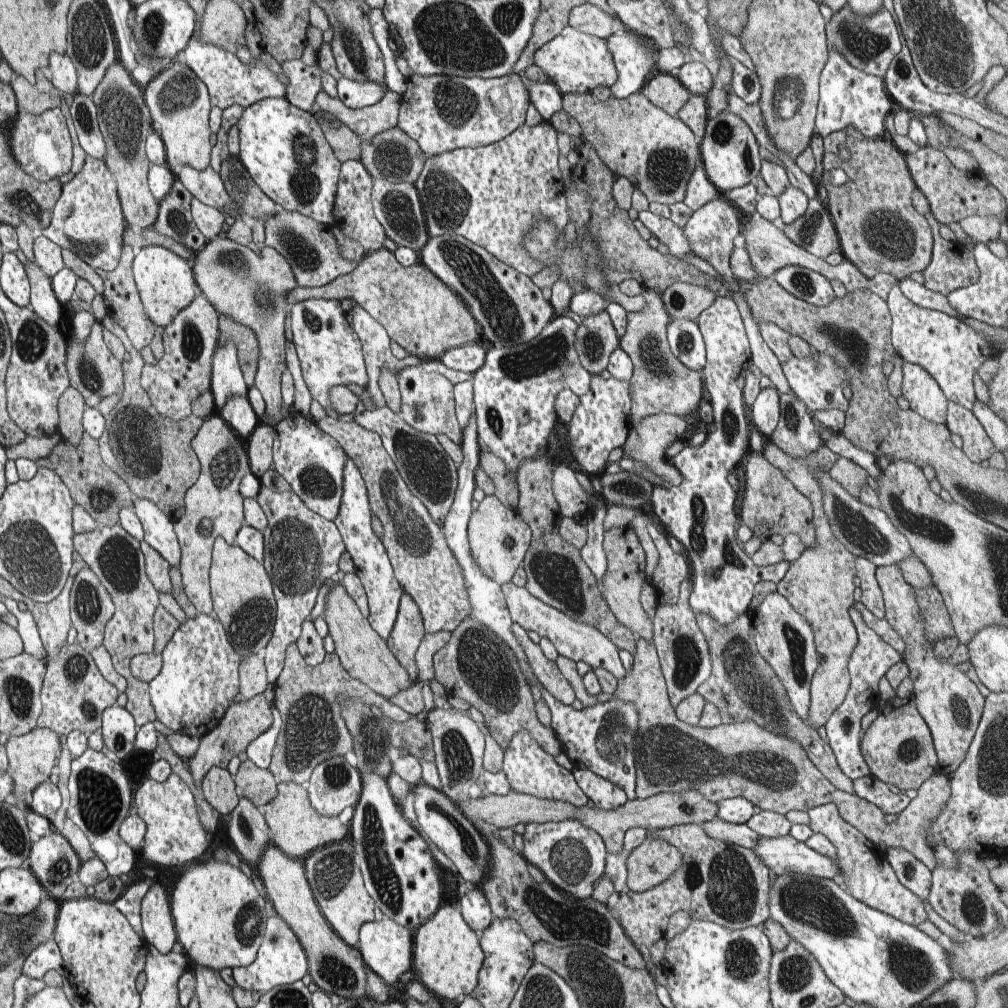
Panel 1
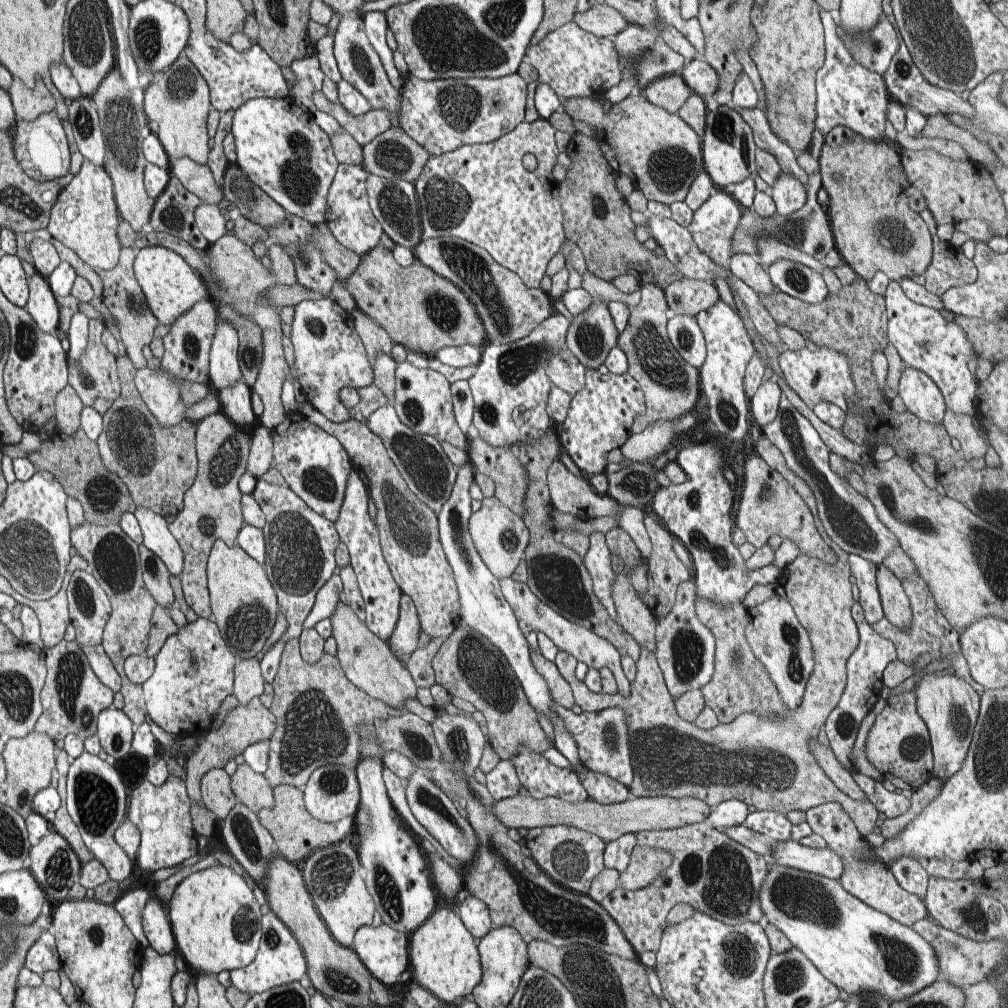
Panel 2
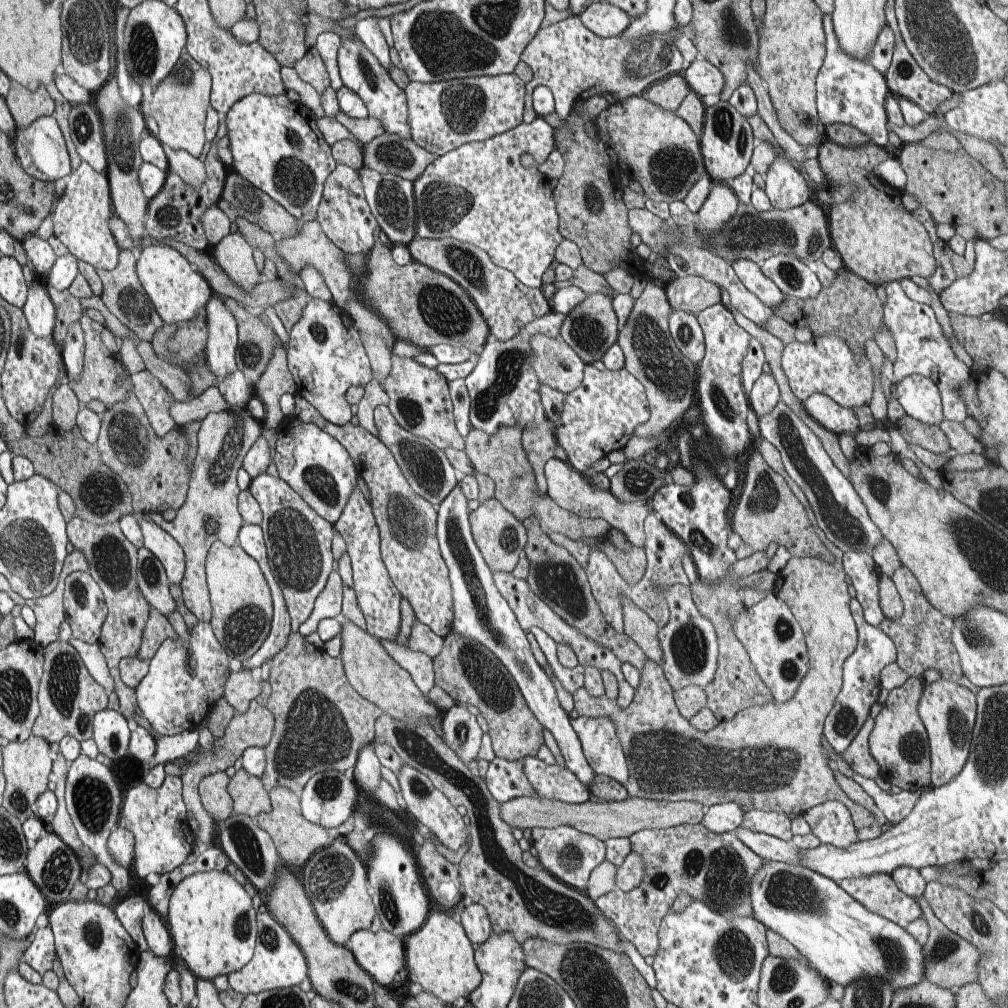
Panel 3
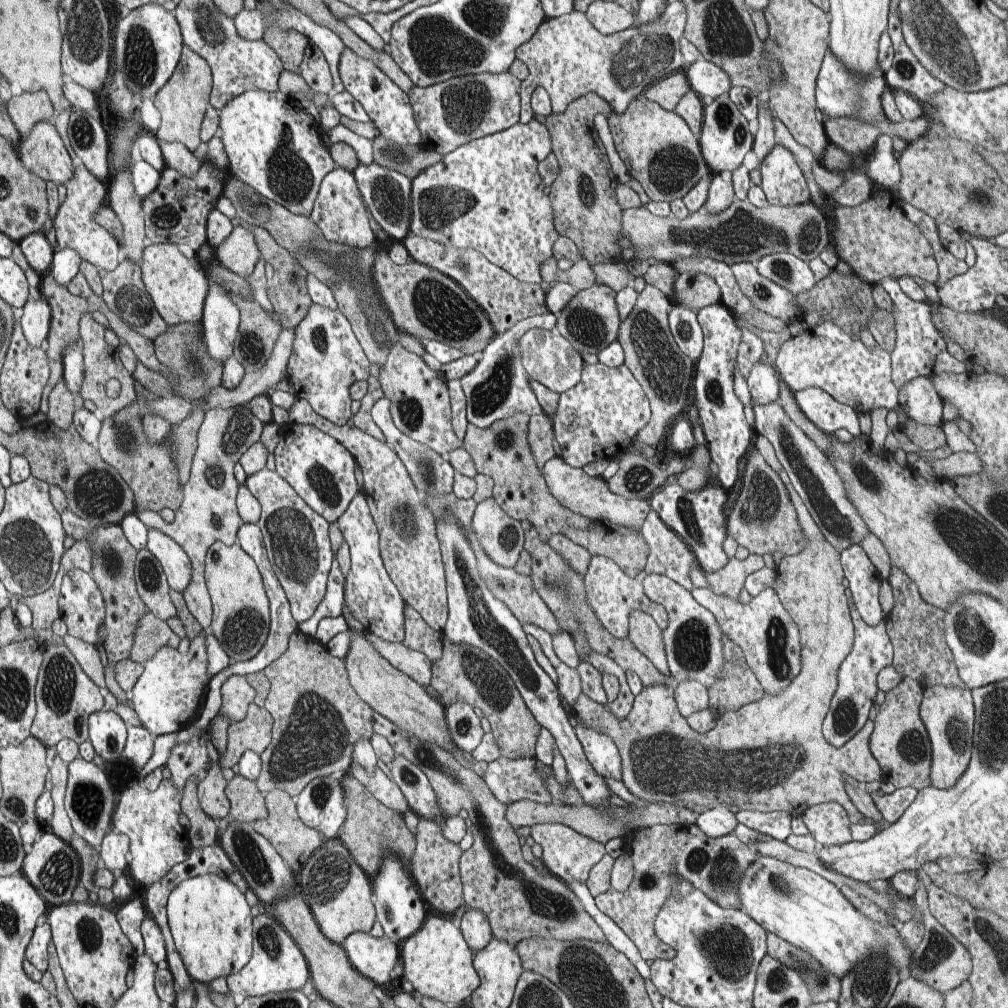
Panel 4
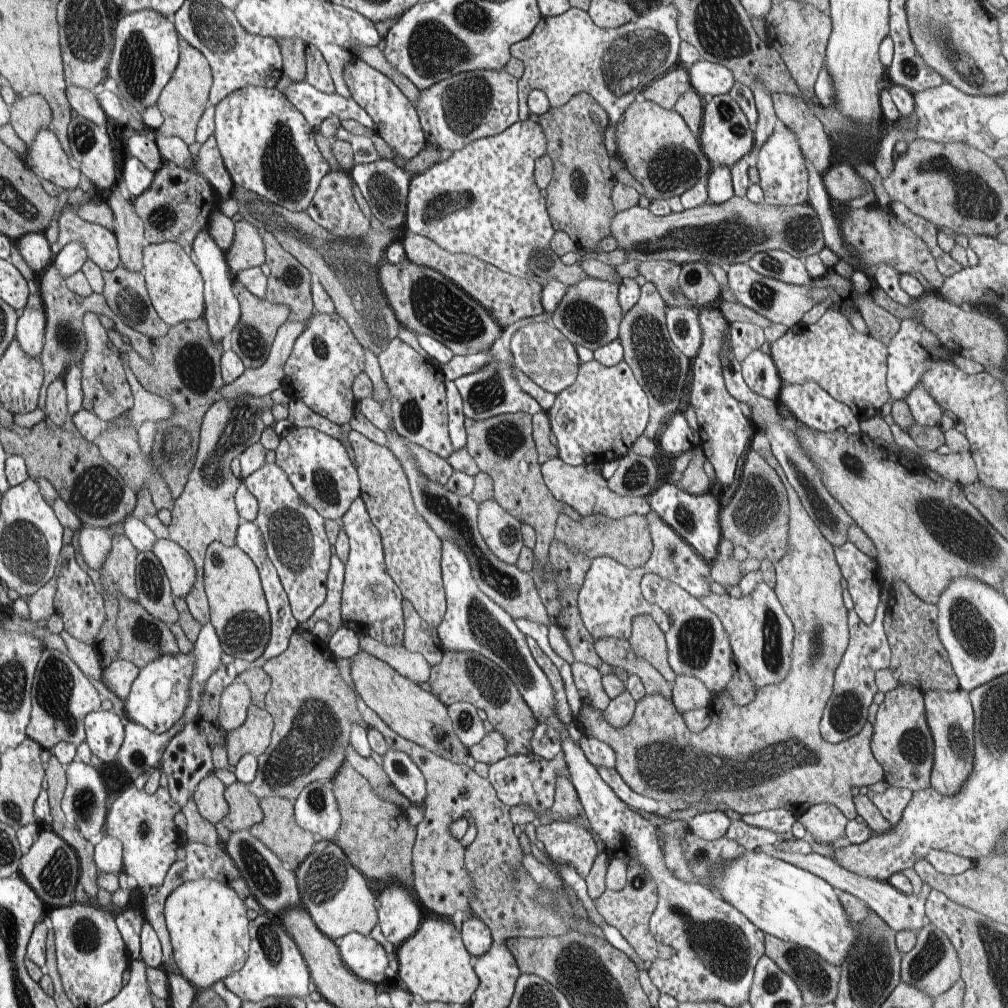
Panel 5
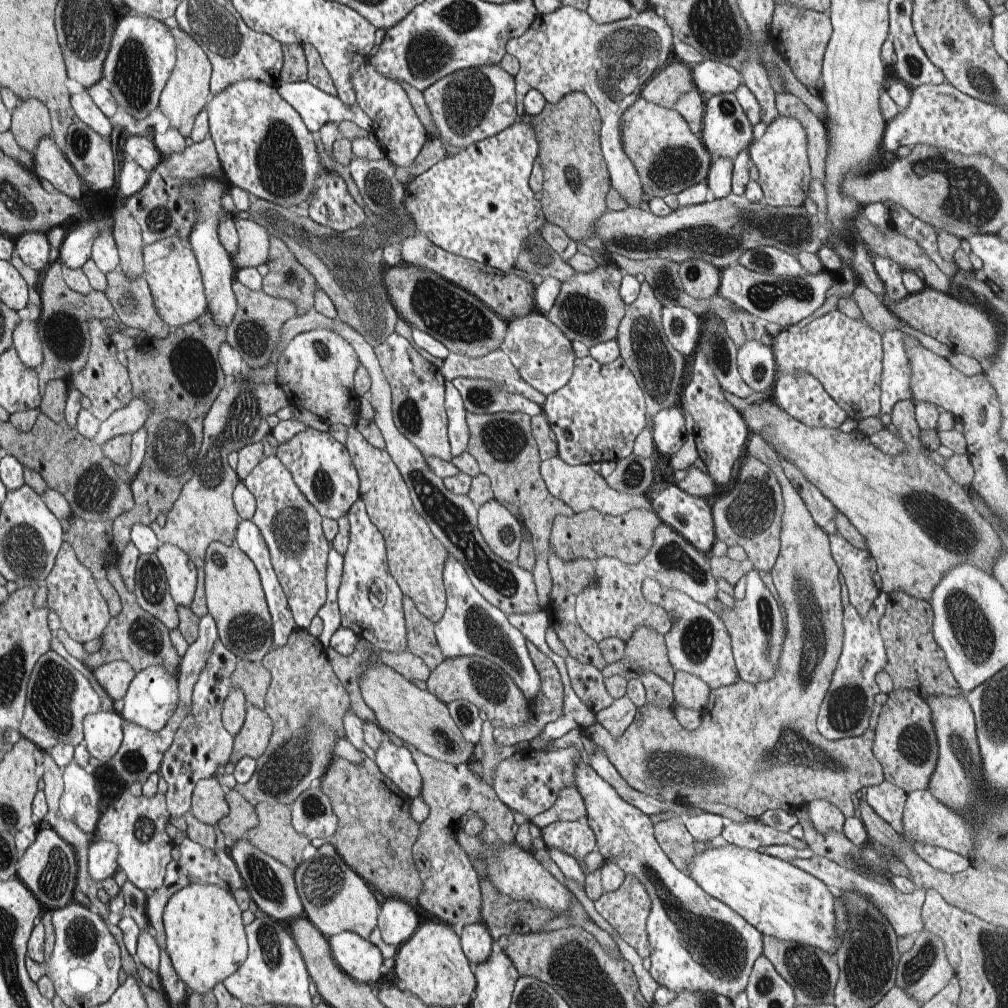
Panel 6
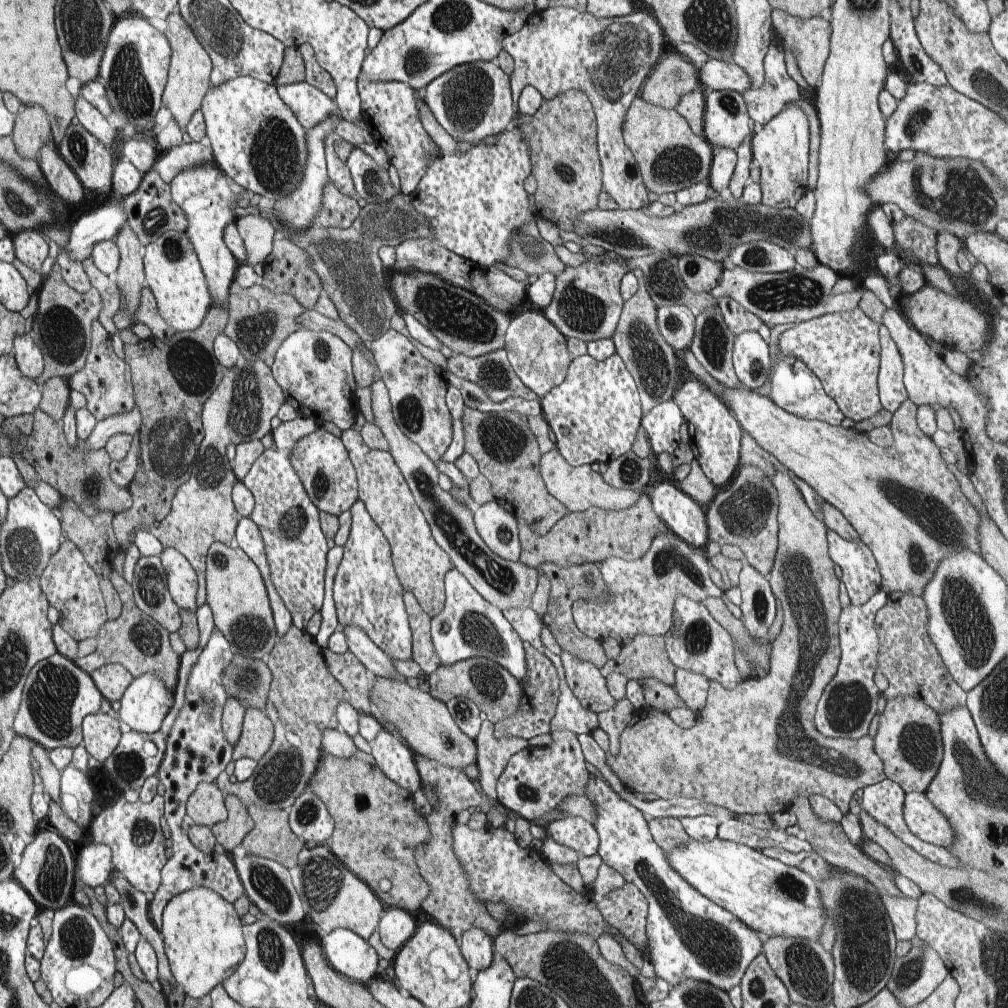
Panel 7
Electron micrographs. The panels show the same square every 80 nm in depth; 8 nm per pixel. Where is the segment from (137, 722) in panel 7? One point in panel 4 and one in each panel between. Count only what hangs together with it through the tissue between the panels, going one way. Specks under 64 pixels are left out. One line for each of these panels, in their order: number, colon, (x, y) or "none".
4: (169, 695)
5: (158, 697)
6: (152, 698)

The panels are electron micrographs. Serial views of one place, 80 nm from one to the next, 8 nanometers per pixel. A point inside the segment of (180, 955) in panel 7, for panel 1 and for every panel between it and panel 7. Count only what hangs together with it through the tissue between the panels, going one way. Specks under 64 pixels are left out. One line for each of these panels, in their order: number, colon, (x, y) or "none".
1: (219, 915)
2: (215, 916)
3: (213, 923)
4: (211, 924)
5: (207, 921)
6: (206, 939)

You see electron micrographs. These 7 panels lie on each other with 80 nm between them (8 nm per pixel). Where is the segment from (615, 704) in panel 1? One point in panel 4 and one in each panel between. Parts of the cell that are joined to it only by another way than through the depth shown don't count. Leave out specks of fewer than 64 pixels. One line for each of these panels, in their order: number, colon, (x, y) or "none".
2: (602, 737)
3: (600, 742)
4: (601, 751)

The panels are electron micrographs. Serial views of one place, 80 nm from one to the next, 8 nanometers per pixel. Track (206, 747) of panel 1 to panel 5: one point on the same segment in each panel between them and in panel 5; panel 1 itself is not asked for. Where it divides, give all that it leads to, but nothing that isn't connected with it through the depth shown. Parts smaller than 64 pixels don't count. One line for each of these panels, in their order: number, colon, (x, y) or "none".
2: (245, 725)
3: (253, 728)
4: (254, 733)
5: (253, 736)

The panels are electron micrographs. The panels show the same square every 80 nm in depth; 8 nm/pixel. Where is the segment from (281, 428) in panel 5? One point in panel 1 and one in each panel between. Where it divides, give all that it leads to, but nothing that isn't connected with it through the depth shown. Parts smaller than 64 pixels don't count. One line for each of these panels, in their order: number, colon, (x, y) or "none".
1: (426, 568)
2: (408, 529)
3: (416, 567)
4: (409, 546)

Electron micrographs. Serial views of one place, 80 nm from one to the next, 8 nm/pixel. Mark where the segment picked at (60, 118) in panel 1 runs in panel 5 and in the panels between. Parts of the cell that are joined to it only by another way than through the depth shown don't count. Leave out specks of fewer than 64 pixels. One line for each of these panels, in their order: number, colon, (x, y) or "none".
2: (41, 148)
3: (40, 148)
4: (42, 152)
5: (44, 156)

